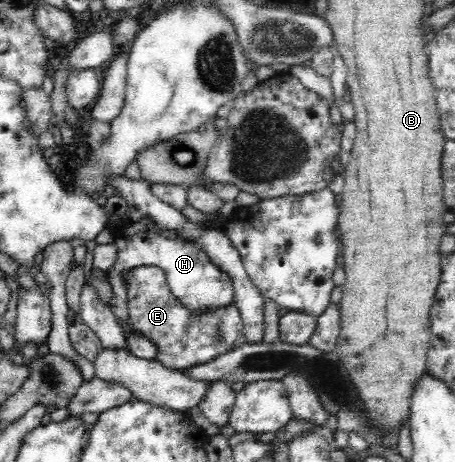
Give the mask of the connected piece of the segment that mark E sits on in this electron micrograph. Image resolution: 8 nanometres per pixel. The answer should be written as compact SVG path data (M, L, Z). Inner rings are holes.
M141 266L131 270L124 279L125 303L127 303L127 325L134 334L141 334L158 347L157 360L170 370L187 370L191 366L209 363L211 359L245 344L244 323L240 311L234 305L224 308L205 309L193 312L186 308L170 291L163 270L155 266Z

